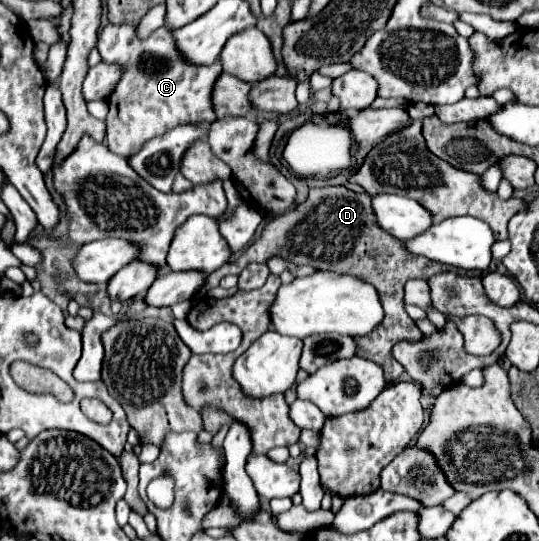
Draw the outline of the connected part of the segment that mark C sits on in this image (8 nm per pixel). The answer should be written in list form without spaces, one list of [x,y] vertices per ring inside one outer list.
[[[108,23],[98,35],[96,49],[104,63],[118,63],[126,75],[136,71],[136,87],[132,89],[132,95],[110,95],[108,99],[106,145],[110,151],[128,159],[136,155],[146,141],[164,135],[178,125],[216,119],[210,91],[214,89],[218,75],[222,75],[220,59],[210,67],[186,63],[186,59],[178,55],[178,47],[174,47],[174,37],[168,27],[158,27],[148,39],[138,39],[134,25]]]

